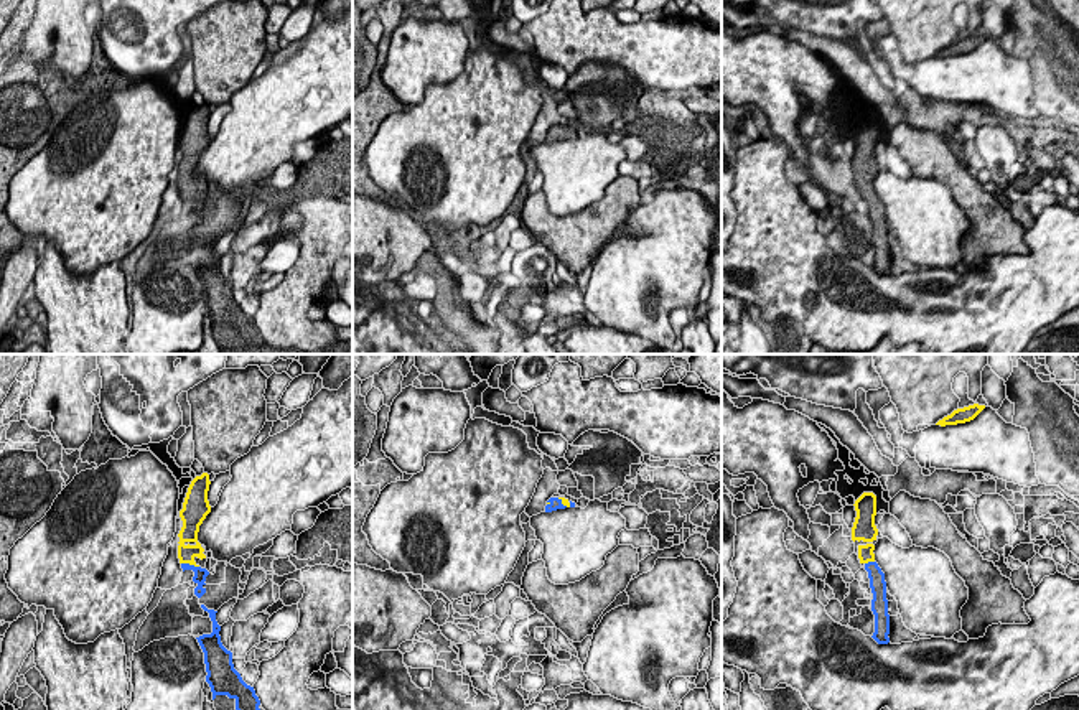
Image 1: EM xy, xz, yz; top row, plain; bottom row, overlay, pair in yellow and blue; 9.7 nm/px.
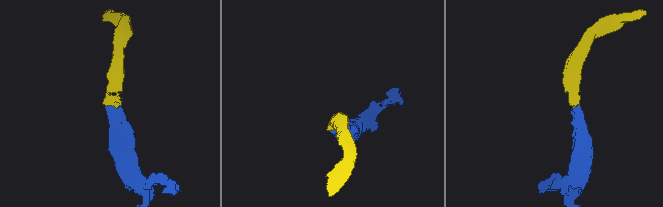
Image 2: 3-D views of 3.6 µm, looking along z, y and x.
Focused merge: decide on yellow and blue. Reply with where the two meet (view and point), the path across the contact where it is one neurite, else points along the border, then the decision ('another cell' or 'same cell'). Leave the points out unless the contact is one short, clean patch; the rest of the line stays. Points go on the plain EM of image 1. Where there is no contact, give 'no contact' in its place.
xy (190, 195) | across xy (186, 185), (190, 195), (200, 205) | same cell

